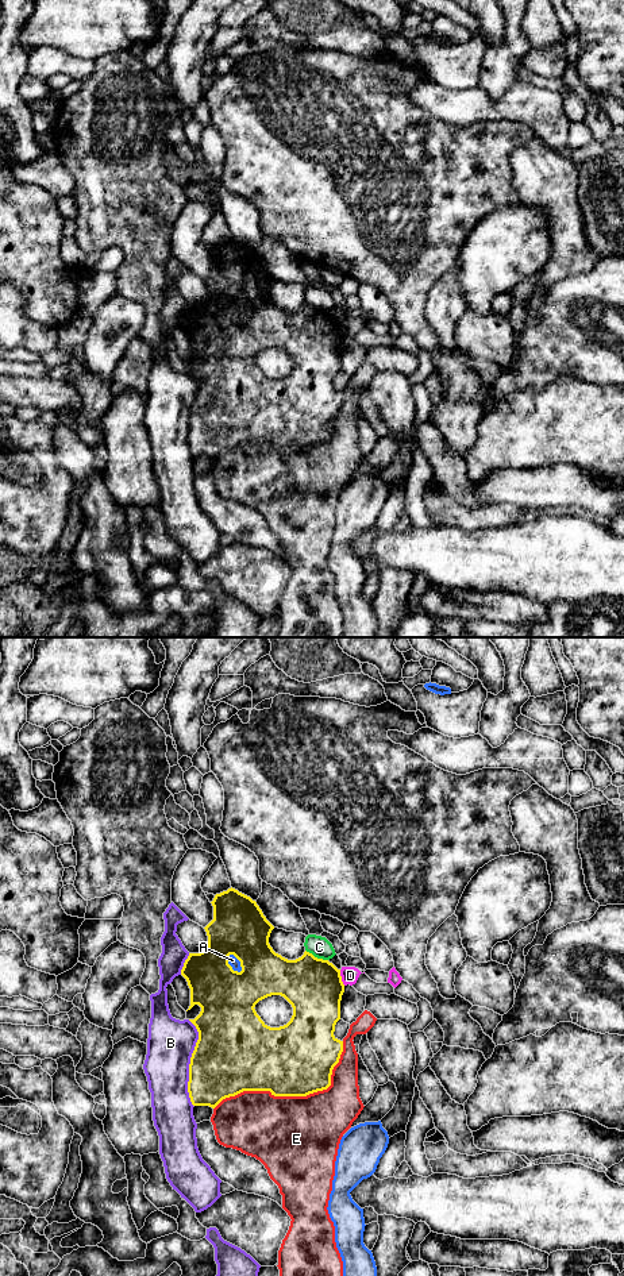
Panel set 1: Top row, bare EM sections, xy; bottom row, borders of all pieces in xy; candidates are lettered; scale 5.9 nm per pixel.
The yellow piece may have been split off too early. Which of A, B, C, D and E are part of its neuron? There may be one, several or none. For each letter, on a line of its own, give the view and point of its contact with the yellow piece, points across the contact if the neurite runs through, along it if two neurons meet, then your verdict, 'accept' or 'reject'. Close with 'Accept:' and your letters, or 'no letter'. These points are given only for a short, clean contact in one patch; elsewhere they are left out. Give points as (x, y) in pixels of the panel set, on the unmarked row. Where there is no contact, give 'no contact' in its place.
A: meets yellow in xy at (241, 315); reject
B: meets yellow in xy at (191, 415); reject
C: meets yellow in xy at (316, 309); border along xy (305, 301), (327, 312); reject
D: meets yellow in xy at (341, 330); border along xy (339, 322), (345, 336); reject
E: meets yellow in xy at (293, 447); reject
Accept: no letter

